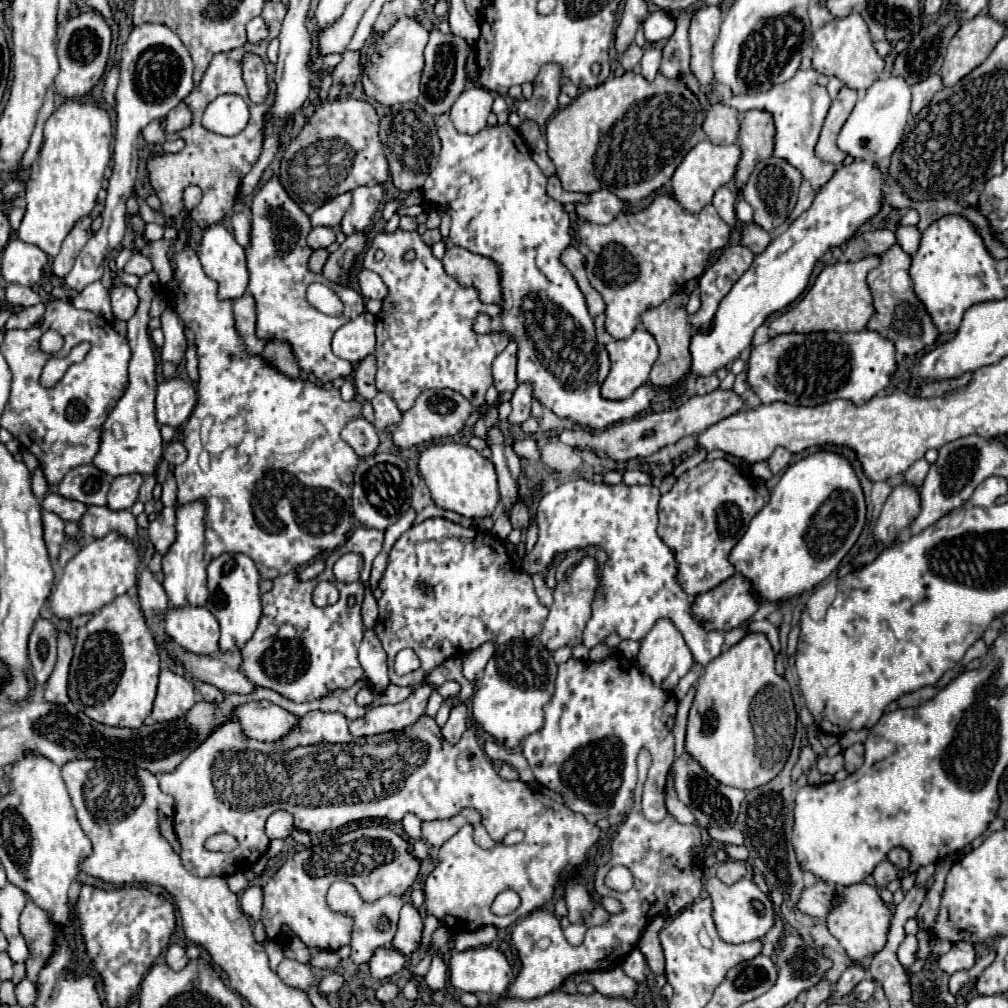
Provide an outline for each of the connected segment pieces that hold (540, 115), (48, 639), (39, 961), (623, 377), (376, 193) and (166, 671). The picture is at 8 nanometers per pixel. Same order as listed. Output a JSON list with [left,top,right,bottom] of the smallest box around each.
[[516,63,562,127],[28,617,58,685],[20,903,58,981],[602,329,658,399],[342,185,384,235],[152,667,196,721]]

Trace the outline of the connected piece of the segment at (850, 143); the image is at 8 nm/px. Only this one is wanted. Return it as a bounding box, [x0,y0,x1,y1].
[836,75,910,163]

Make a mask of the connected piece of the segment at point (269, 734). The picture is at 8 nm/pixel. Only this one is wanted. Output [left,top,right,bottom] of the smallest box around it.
[236,701,300,741]

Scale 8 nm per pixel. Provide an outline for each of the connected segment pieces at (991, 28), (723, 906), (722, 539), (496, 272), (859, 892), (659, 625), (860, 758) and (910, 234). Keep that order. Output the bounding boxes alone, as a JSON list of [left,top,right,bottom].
[[940,15,1006,87],[704,877,774,943],[658,459,764,597],[442,247,502,303],[826,883,892,963],[636,619,694,691],[842,743,864,773],[896,225,920,255]]

